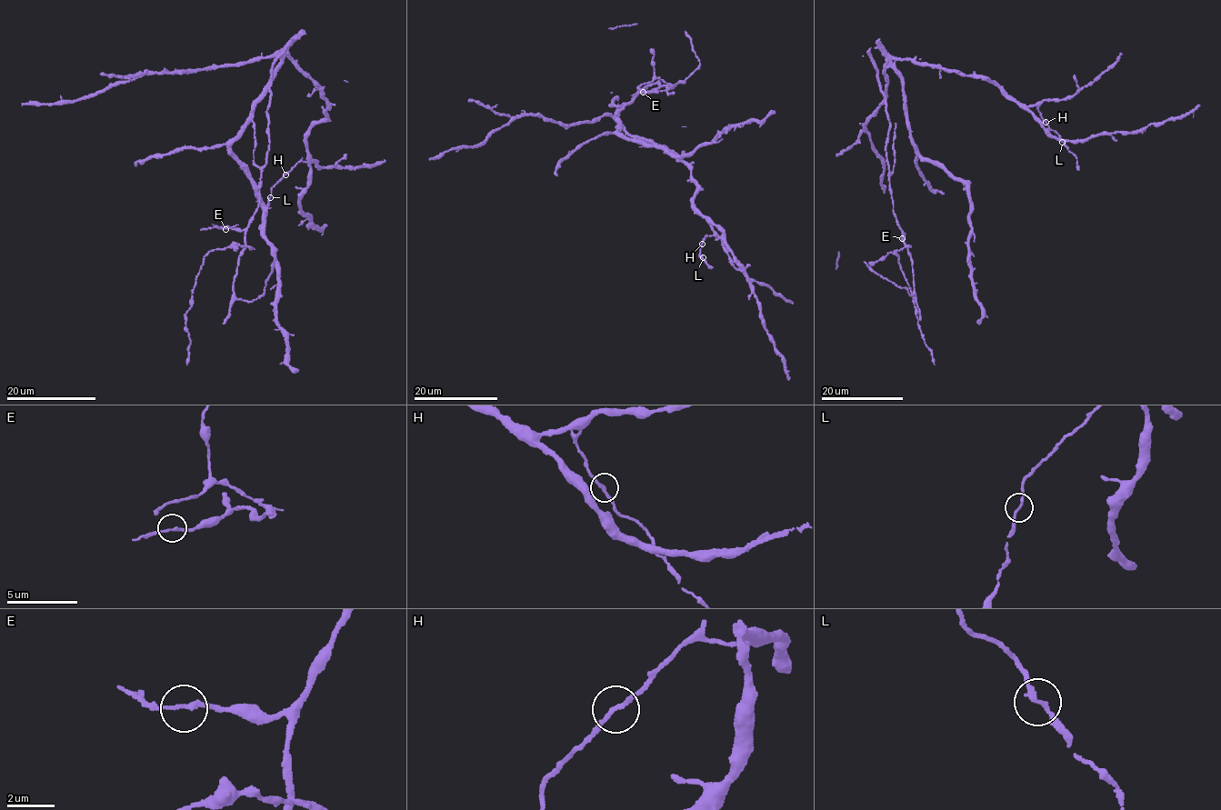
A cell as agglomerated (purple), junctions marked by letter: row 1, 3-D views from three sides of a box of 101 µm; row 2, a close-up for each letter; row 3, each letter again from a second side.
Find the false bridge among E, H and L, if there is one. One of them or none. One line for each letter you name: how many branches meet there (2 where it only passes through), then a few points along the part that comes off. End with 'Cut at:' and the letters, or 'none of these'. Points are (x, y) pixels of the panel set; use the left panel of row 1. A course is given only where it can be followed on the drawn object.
Cut at: none of these

